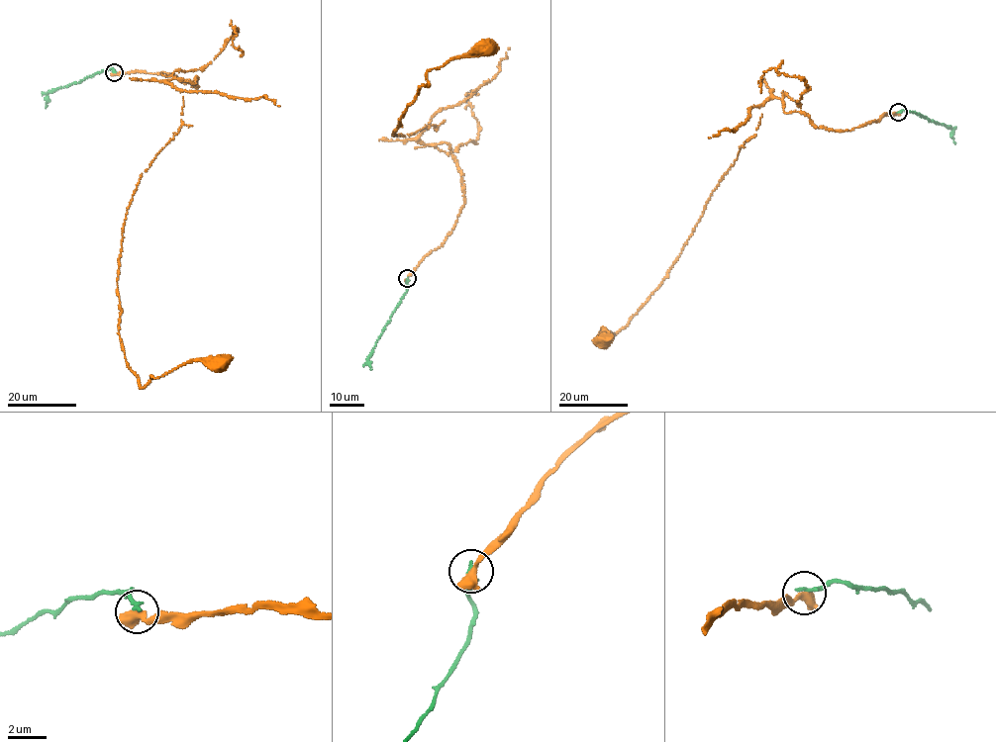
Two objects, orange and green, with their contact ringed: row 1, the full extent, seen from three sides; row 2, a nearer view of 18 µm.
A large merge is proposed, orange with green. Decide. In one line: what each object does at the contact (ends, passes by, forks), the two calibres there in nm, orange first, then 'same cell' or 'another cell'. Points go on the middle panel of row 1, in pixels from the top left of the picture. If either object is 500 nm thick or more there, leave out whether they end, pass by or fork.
calibres 550 and 240 nm; another cell

